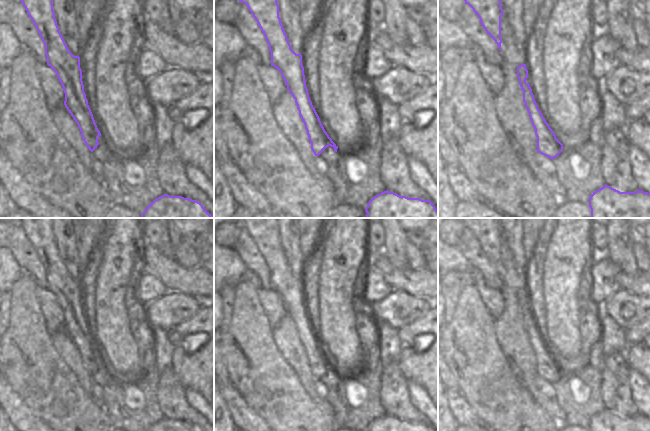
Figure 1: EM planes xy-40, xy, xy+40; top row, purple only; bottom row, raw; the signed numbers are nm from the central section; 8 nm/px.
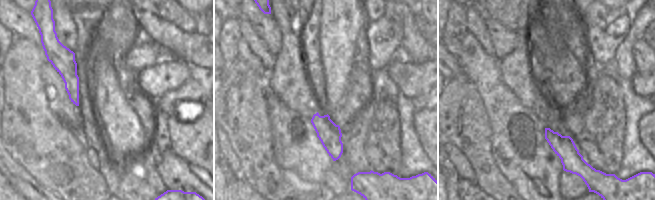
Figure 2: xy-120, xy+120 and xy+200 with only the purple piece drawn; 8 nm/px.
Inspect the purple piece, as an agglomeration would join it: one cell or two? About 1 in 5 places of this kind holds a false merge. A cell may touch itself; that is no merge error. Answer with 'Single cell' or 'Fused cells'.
Single cell

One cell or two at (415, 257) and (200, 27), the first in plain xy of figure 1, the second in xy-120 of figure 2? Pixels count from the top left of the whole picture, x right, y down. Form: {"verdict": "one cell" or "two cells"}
{"verdict": "two cells"}

